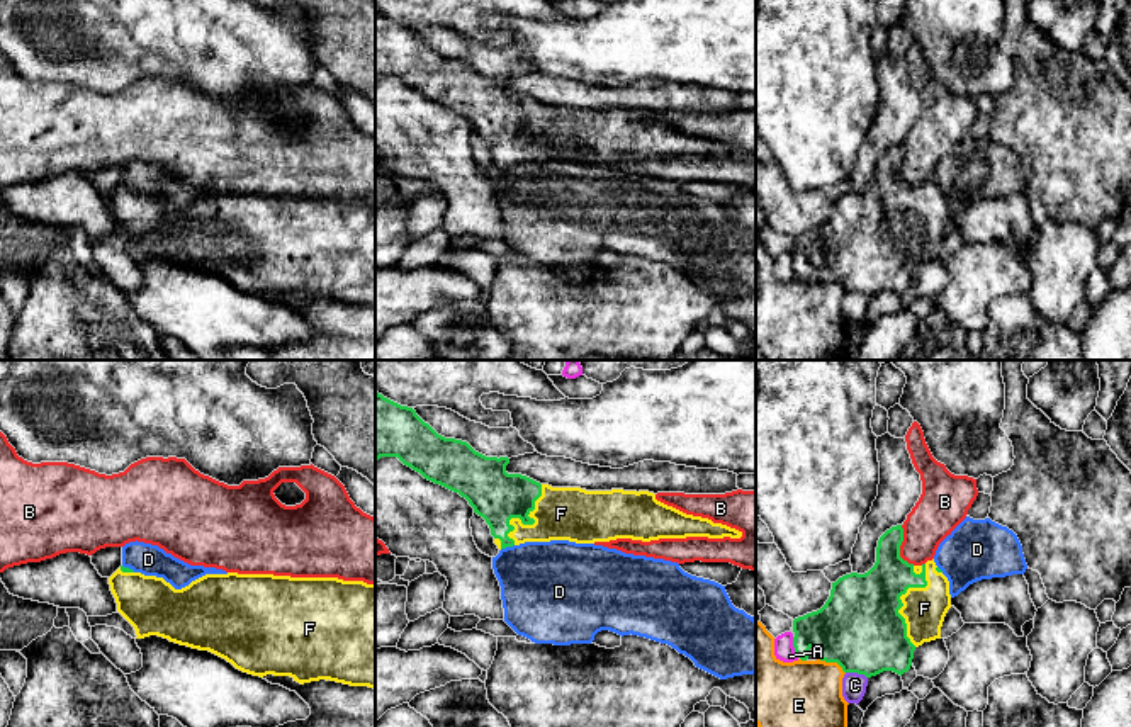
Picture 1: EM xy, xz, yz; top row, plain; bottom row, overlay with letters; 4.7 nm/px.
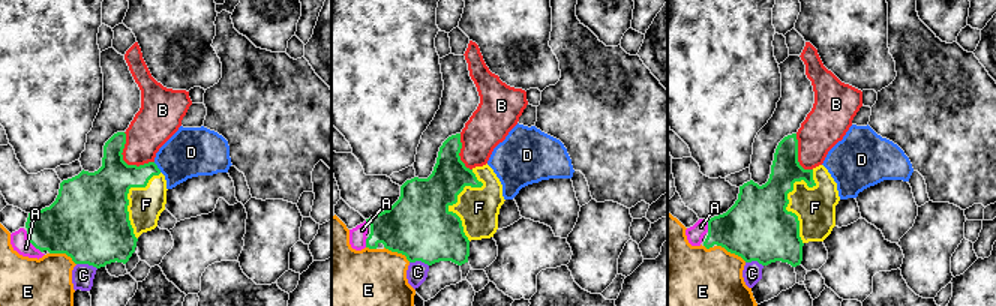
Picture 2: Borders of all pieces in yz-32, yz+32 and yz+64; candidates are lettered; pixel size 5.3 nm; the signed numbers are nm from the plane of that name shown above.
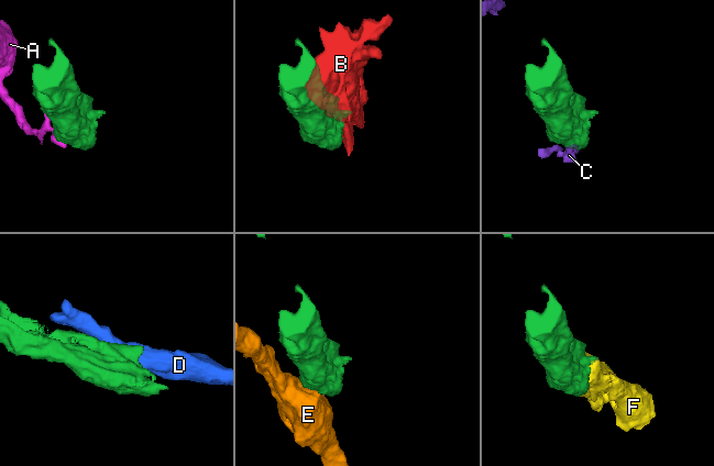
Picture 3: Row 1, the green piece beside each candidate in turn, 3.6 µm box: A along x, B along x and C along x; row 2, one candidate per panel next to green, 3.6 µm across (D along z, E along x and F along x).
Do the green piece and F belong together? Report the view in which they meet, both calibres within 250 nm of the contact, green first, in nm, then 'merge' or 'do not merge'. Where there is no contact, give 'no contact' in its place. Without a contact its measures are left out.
contact in yz; calibres 400 and 200 nm; merge

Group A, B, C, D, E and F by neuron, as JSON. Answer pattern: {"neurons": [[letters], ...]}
{"neurons": [["A"], ["B"], ["C"], ["D"], ["E"], ["F"]]}

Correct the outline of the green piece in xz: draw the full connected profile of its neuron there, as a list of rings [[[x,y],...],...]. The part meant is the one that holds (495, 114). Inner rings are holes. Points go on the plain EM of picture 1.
[[[375,10],[375,80],[380,76],[397,76],[425,99],[465,117],[489,144],[499,170],[550,160],[742,156],[735,148],[667,126],[649,110],[552,107],[508,93],[508,76],[486,76],[467,61],[445,58],[413,27]]]

